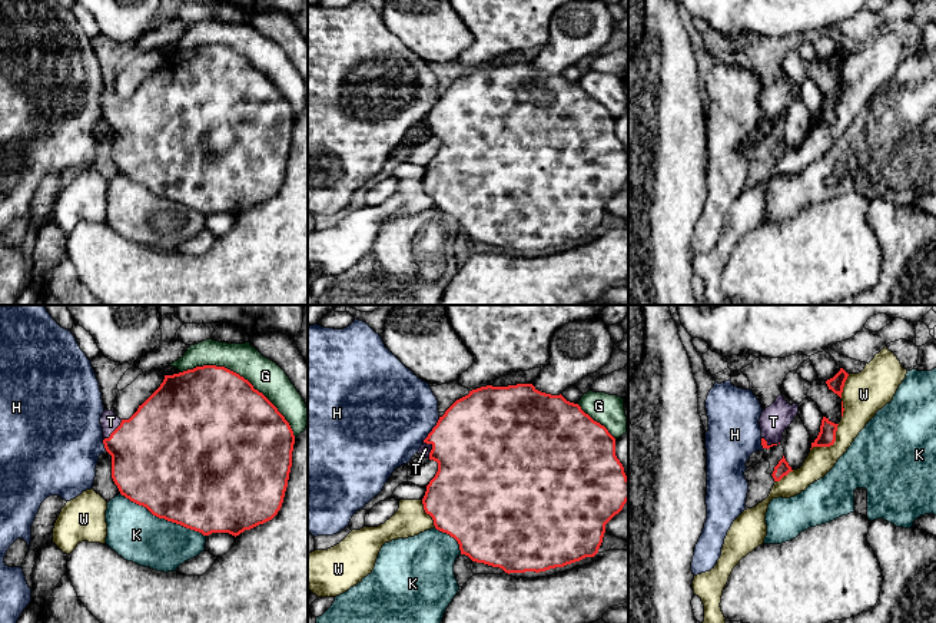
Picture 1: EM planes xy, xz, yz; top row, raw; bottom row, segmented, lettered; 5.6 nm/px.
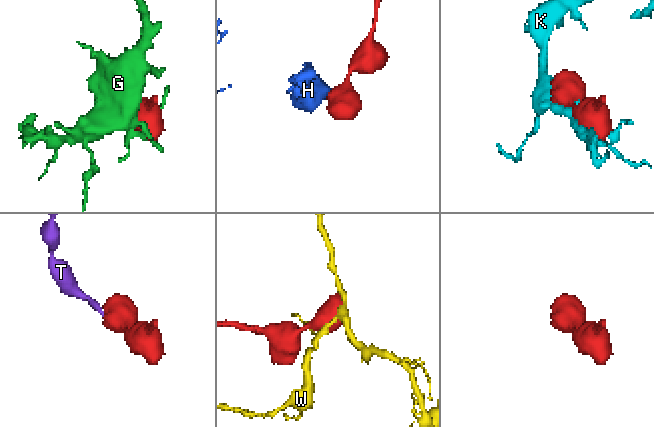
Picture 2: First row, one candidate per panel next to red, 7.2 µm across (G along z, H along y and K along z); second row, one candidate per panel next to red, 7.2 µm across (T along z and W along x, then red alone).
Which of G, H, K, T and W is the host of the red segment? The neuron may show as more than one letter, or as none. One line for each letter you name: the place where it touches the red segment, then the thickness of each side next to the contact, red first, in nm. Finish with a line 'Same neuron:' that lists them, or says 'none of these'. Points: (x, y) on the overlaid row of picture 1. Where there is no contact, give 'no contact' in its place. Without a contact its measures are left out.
T: xy (115, 430) | 460/100 nm
Same neuron: T

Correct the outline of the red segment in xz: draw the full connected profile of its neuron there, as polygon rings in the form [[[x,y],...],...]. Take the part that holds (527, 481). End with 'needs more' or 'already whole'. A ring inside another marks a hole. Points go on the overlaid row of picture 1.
[[[517,384],[508,387],[481,387],[469,391],[468,395],[457,400],[437,425],[424,440],[418,454],[421,458],[429,458],[438,463],[435,477],[426,486],[422,498],[424,510],[434,520],[437,530],[454,537],[461,554],[472,561],[499,567],[505,573],[545,571],[555,567],[580,561],[585,557],[594,557],[603,543],[605,524],[618,514],[628,501],[628,478],[624,467],[615,455],[615,438],[600,422],[585,414],[578,404],[567,401],[561,394],[551,395],[538,391],[532,384]]]; needs more

